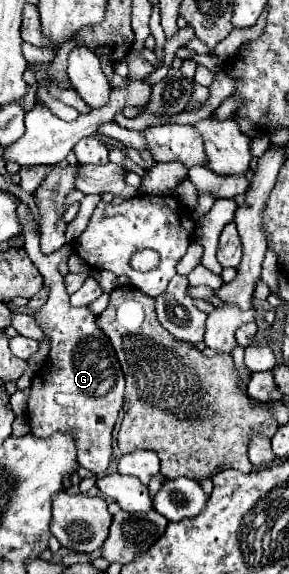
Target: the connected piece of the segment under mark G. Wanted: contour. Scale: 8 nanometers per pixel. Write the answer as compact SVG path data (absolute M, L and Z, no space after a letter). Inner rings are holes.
M19 202L17 212L25 239L23 248L42 274L44 286L51 288L49 300L41 306L35 318L51 340L51 352L31 384L27 402L31 432L39 438L47 438L55 430L75 430L79 466L95 474L103 474L111 460L111 432L123 406L125 378L109 338L97 326L97 316L89 308L73 308L69 302L64 277L58 271L60 263L69 255L69 245L50 255L43 254L39 234L29 228L27 205Z

